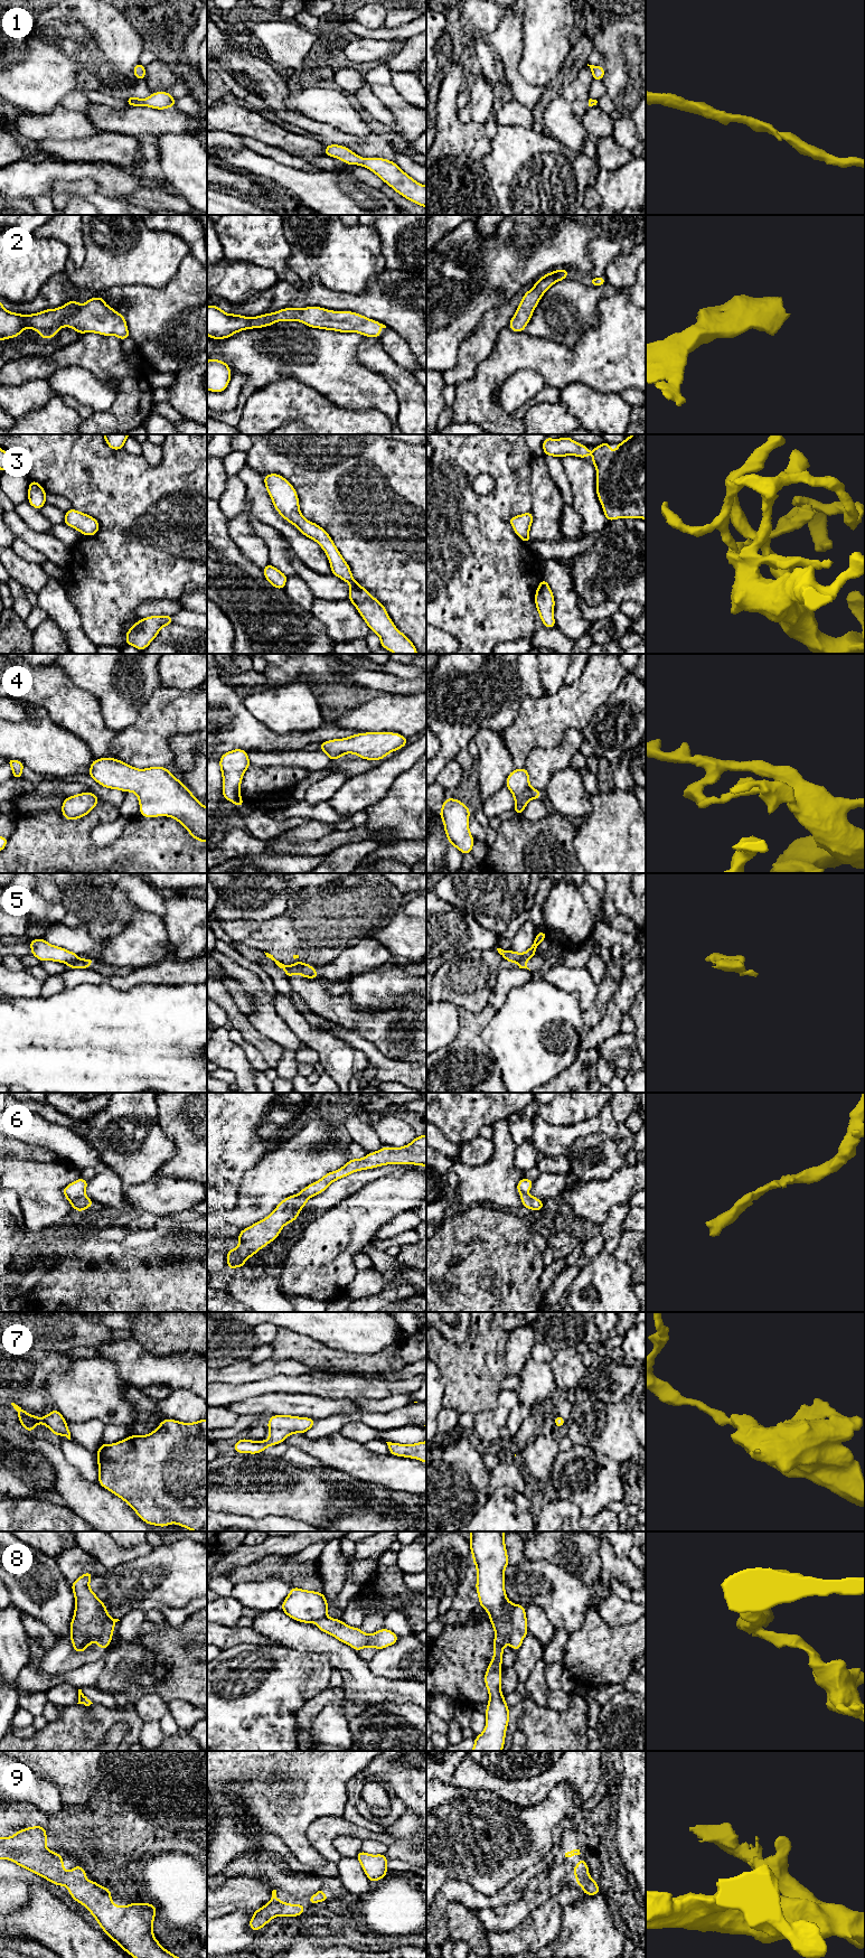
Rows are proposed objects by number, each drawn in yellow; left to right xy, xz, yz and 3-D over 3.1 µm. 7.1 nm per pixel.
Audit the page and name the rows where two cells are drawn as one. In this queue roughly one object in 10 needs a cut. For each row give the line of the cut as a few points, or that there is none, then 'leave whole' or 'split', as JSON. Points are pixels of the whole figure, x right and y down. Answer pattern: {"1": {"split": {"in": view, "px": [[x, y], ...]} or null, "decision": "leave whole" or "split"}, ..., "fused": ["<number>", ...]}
{"1": {"split": null, "decision": "leave whole"}, "2": {"split": null, "decision": "leave whole"}, "3": {"split": null, "decision": "leave whole"}, "4": {"split": null, "decision": "leave whole"}, "5": {"split": {"in": "xy", "px": [[78, 958], [68, 963]]}, "decision": "split"}, "6": {"split": null, "decision": "leave whole"}, "7": {"split": null, "decision": "leave whole"}, "8": {"split": {"in": "yz", "px": [[514, 1604], [513, 1630], [509, 1641]]}, "decision": "split"}, "9": {"split": null, "decision": "leave whole"}, "fused": ["5", "8"]}

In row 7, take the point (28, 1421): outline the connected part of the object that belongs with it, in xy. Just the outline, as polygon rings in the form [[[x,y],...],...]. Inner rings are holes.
[[[11,1403],[11,1405],[17,1411],[19,1415],[18,1421],[26,1431],[34,1432],[37,1424],[45,1424],[47,1428],[53,1432],[53,1434],[57,1436],[65,1435],[68,1440],[70,1440],[68,1425],[64,1416],[56,1408],[47,1414],[45,1417],[38,1417],[27,1413],[15,1403]]]

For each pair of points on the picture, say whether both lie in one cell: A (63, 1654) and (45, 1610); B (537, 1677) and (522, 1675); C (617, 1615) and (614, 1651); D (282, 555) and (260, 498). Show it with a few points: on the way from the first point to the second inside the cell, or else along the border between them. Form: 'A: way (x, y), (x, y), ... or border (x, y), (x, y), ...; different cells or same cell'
A: border (68, 1629), (59, 1637); different cells
B: border (542, 1658), (524, 1682); different cells
C: border (595, 1609), (611, 1624), (626, 1626), (633, 1622); different cells
D: border (250, 508), (261, 521), (275, 527), (289, 543); different cells

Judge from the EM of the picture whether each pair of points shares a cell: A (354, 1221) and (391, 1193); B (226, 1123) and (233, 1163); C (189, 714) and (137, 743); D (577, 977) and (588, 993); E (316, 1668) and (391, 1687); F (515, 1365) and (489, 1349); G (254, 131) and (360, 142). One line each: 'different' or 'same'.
A: same
B: same
C: same
D: same
E: different
F: different
G: different

